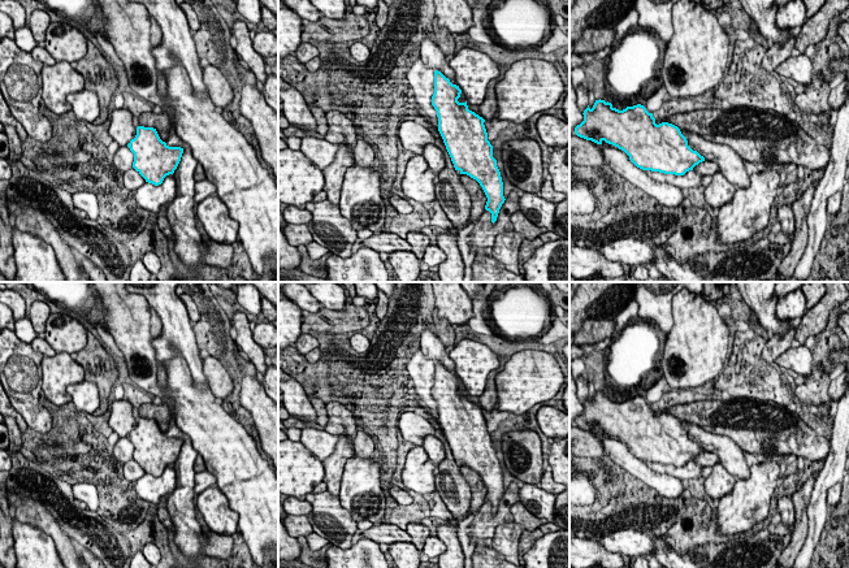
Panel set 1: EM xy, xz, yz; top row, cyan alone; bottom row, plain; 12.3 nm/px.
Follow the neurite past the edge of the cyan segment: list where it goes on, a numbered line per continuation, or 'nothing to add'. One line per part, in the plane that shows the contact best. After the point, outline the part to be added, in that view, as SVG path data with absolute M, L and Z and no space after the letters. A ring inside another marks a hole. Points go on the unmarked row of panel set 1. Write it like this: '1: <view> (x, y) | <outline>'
nothing to add

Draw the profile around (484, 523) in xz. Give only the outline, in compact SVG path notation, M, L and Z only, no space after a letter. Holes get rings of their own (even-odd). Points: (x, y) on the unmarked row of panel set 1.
M511 482L502 495L497 512L491 513L491 504L485 500L478 512L472 516L468 538L472 546L480 545L486 538L493 538L498 525L514 523L511 507L520 500L520 487Z

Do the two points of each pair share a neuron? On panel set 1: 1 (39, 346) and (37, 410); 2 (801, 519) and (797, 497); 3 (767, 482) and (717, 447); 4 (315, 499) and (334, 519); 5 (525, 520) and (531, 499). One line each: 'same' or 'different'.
1: different
2: same
3: different
4: same
5: different

